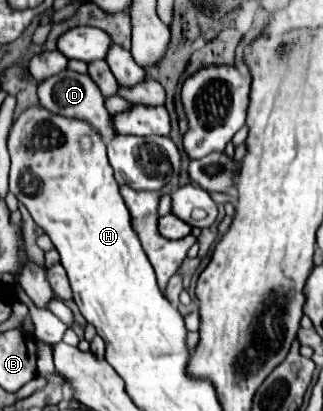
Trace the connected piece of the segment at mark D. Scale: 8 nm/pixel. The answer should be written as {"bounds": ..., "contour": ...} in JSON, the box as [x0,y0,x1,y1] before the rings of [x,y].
{"bounds":[37,70,113,142],"contour":[[[63,70],[63,72],[59,72],[55,76],[49,76],[43,82],[39,82],[37,94],[39,94],[41,104],[47,110],[59,112],[63,116],[71,116],[71,118],[79,118],[79,120],[91,122],[91,126],[101,132],[105,142],[109,142],[109,138],[113,134],[113,130],[111,130],[111,116],[109,116],[109,112],[105,108],[103,94],[99,92],[99,86],[93,84],[89,74],[79,74],[79,72],[73,72],[73,70]]]}

